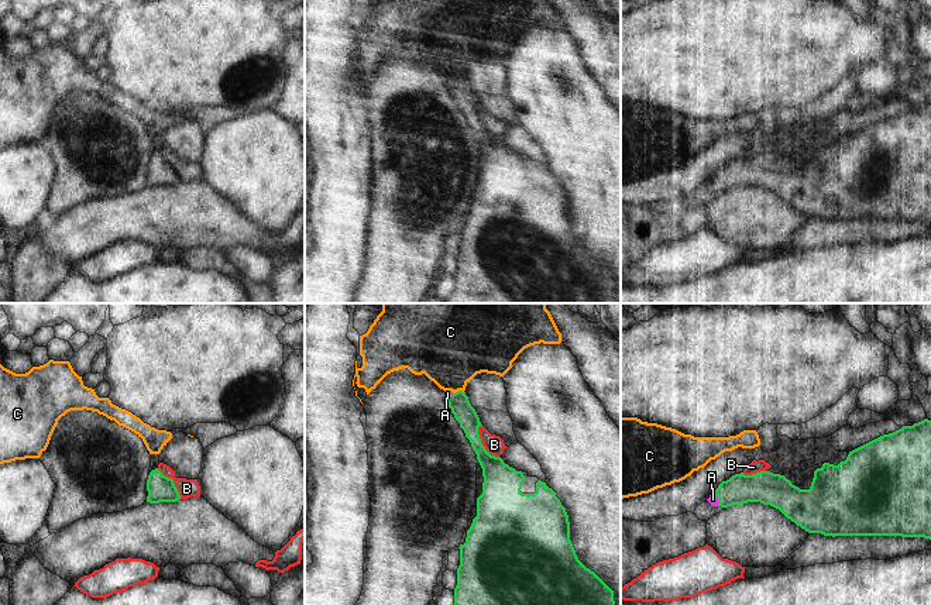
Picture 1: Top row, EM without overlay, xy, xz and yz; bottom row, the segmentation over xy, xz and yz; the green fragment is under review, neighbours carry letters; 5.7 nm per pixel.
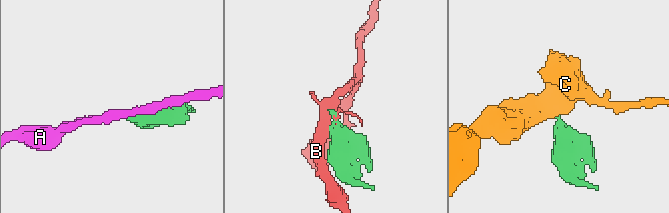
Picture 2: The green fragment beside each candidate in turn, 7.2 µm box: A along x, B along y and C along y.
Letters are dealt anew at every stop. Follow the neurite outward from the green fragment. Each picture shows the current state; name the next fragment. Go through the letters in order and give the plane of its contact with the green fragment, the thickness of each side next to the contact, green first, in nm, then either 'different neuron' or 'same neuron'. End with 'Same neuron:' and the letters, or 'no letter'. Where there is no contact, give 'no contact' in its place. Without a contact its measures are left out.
A: yz | 170/60 nm | same neuron
B: xz | 200/110 nm | different neuron
C: xz | 120/420 nm | different neuron
Same neuron: A

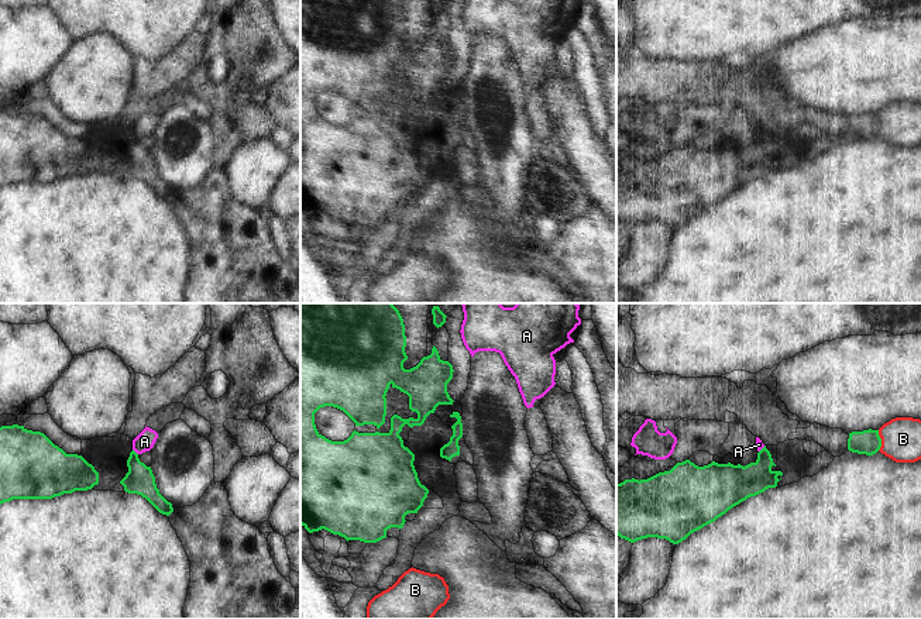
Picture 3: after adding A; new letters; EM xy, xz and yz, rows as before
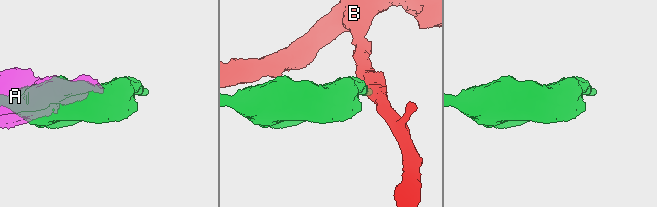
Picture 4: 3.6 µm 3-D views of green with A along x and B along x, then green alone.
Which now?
A: xy | 160/110 nm | different neuron
B: yz | 140/220 nm | different neuron
Same neuron: no letter

